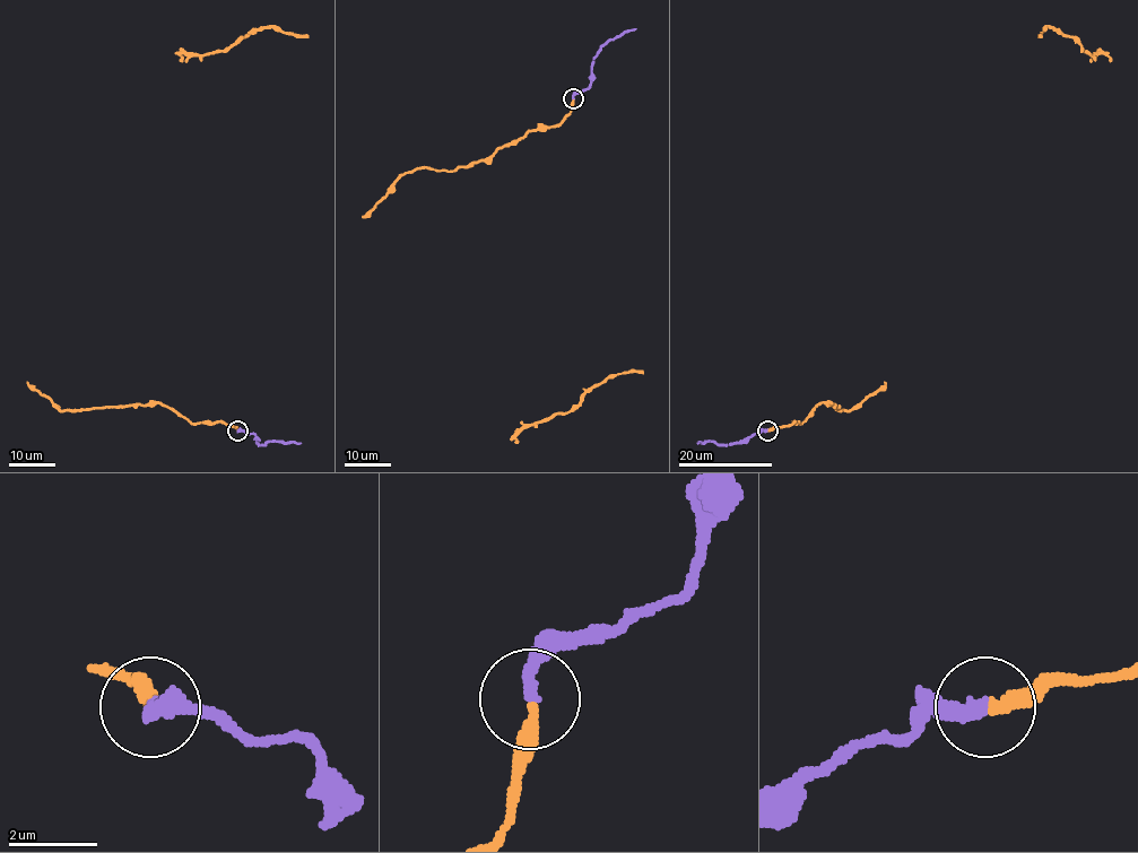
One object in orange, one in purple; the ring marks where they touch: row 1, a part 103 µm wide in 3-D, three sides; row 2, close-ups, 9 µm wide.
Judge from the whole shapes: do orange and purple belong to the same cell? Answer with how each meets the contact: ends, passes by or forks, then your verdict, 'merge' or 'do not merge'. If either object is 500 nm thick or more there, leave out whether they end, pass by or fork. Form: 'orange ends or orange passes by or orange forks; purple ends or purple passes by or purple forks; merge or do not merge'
orange ends; purple ends; merge

